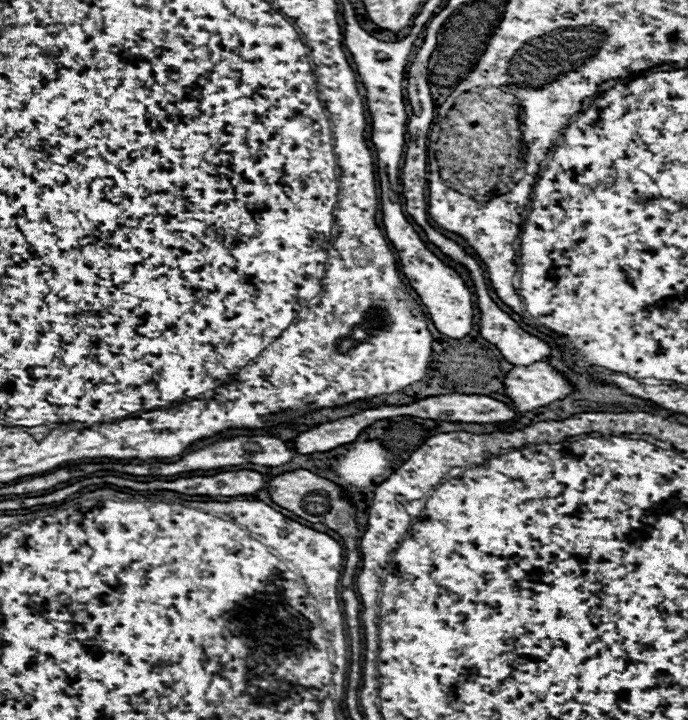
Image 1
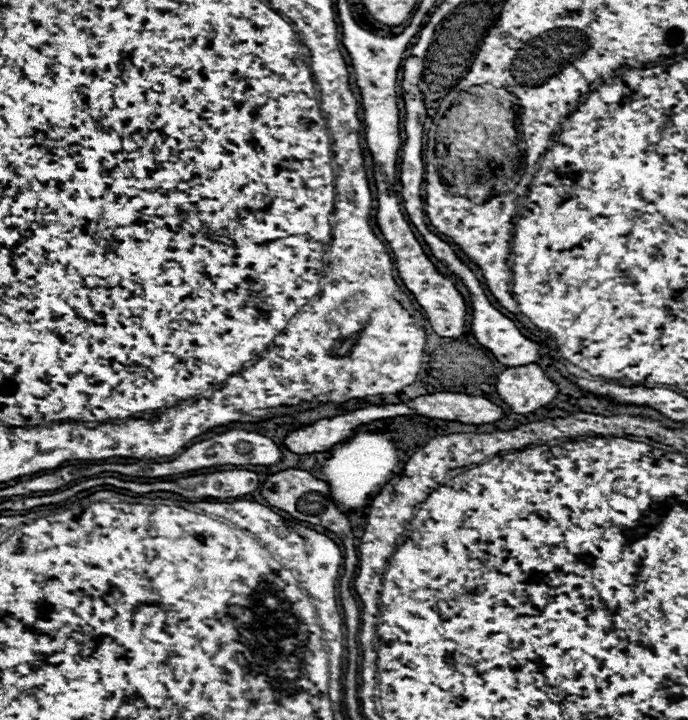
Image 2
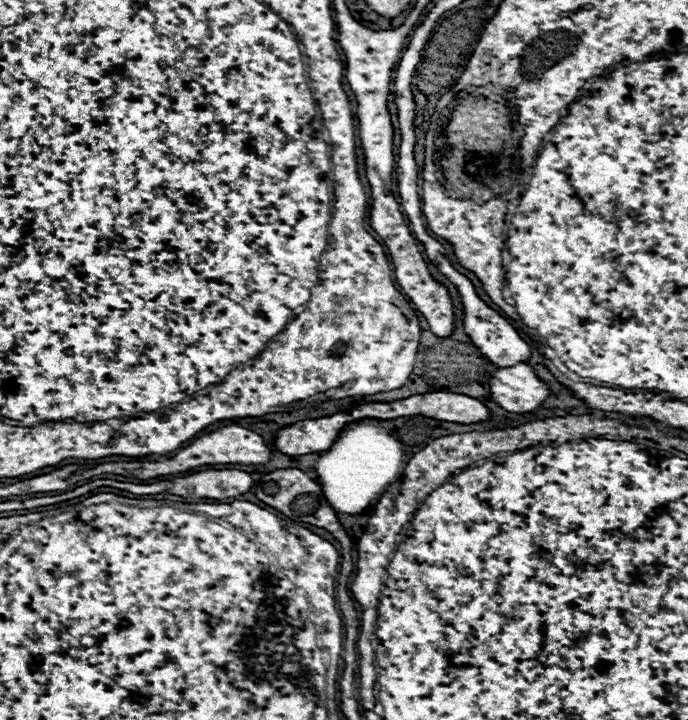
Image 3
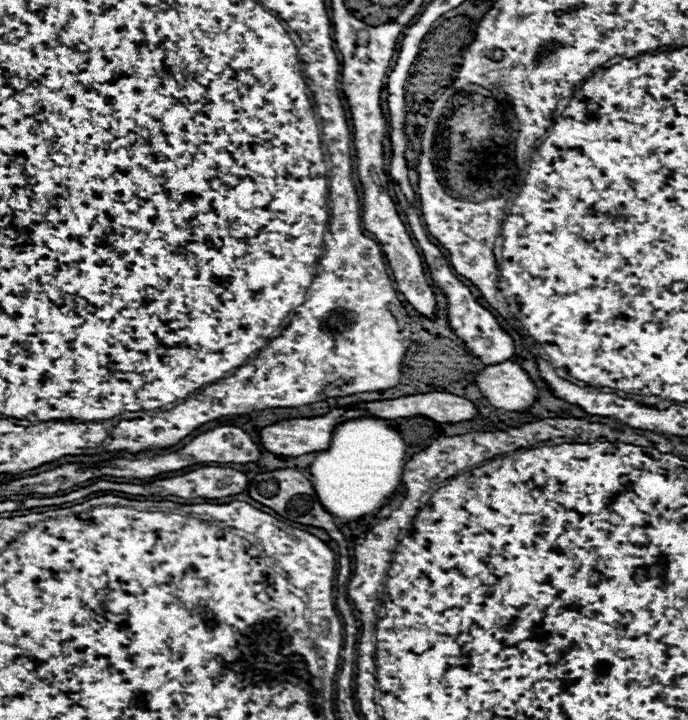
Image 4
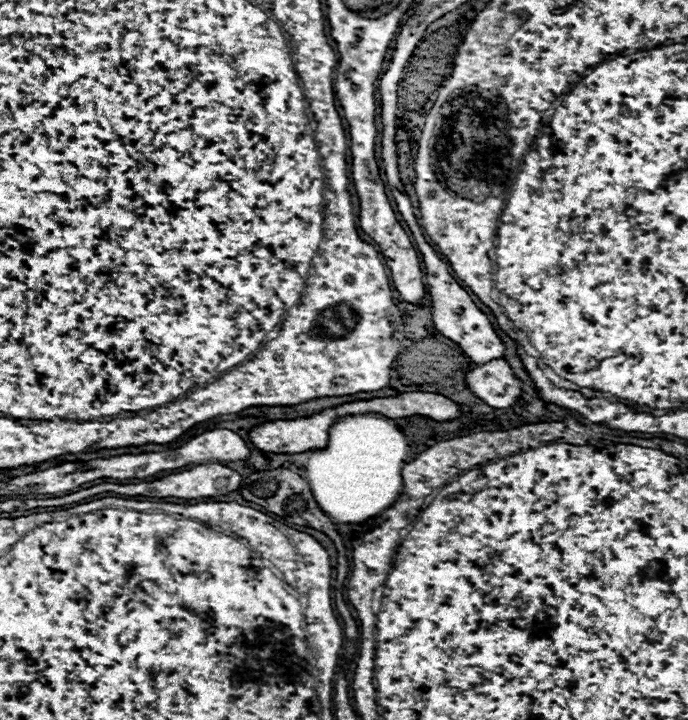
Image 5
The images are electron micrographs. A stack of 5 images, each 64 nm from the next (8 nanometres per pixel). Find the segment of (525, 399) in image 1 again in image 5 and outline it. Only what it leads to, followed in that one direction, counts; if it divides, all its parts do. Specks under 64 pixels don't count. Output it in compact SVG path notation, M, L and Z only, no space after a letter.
M492 360L466 374L470 390L492 408L512 408L522 398L522 382L506 360Z

